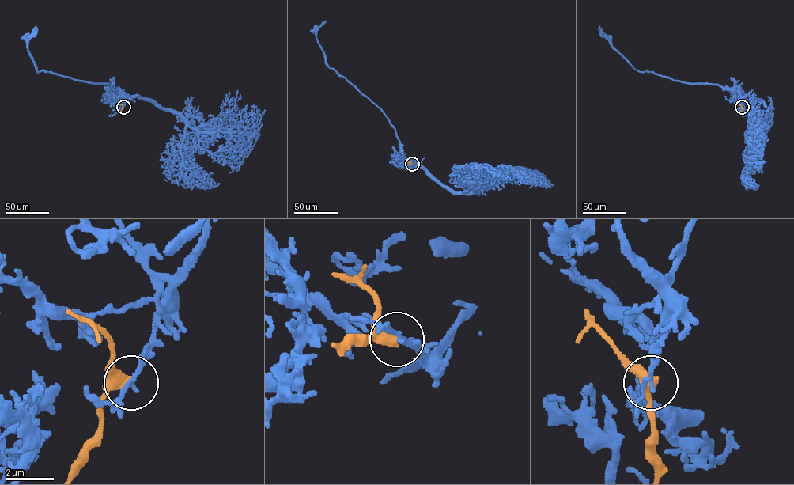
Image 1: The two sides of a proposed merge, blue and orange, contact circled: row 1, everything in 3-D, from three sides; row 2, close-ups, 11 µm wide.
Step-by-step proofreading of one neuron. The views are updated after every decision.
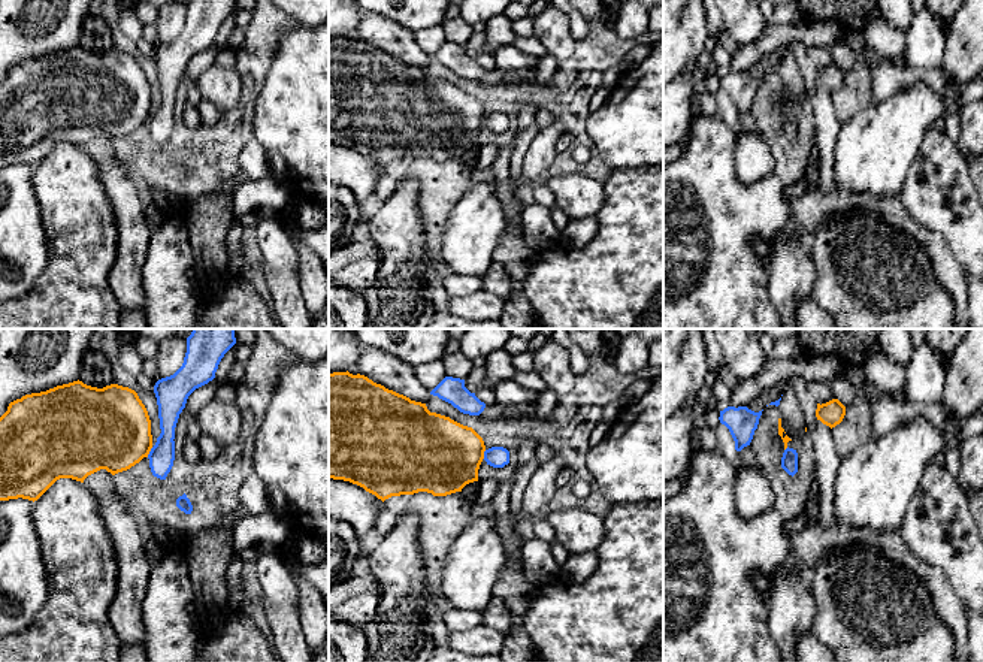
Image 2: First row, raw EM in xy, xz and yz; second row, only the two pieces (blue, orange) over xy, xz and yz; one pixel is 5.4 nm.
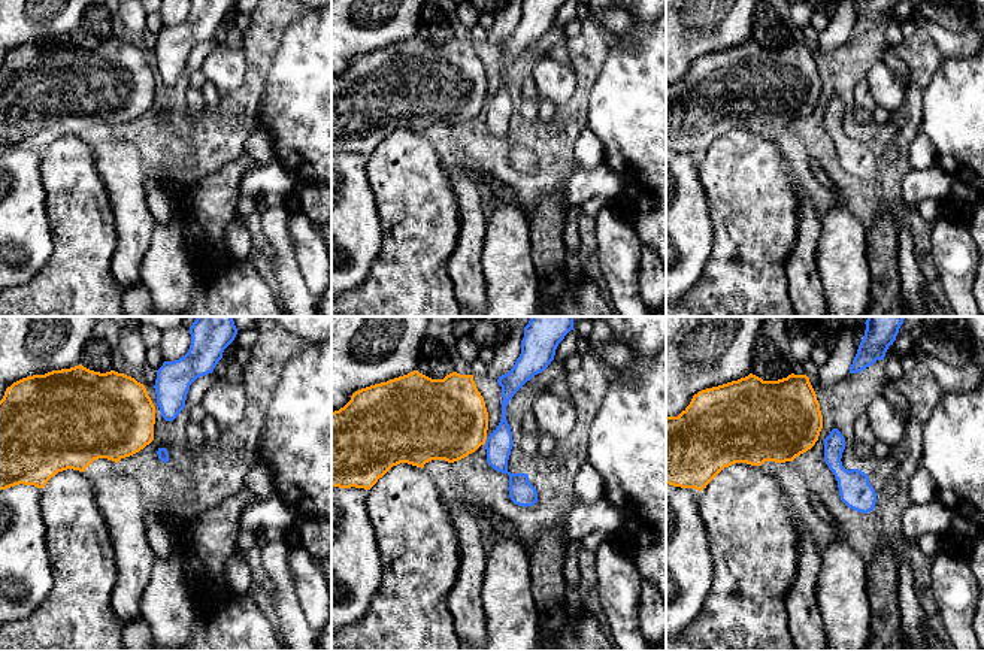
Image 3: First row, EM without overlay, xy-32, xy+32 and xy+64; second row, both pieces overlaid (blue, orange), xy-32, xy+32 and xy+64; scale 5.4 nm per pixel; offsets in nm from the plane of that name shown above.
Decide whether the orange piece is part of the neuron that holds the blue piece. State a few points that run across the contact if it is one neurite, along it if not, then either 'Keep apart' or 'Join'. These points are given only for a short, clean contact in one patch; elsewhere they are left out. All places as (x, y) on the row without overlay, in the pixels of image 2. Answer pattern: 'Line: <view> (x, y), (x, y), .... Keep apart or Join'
Line: xy (153, 112), (147, 121). Keep apart

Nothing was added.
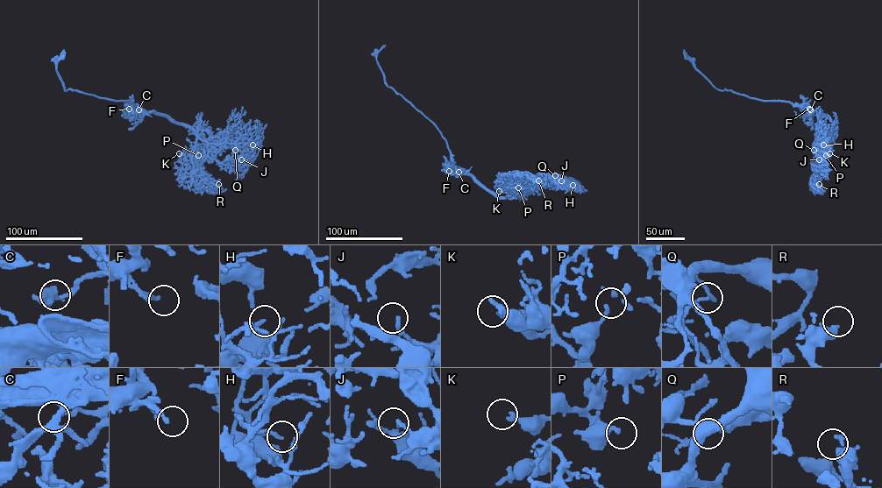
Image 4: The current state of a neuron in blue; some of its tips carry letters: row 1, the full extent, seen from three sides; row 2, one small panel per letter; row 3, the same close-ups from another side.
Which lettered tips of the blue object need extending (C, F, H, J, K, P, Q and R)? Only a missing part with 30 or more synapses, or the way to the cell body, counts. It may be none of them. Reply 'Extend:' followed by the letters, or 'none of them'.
Extend: none of them

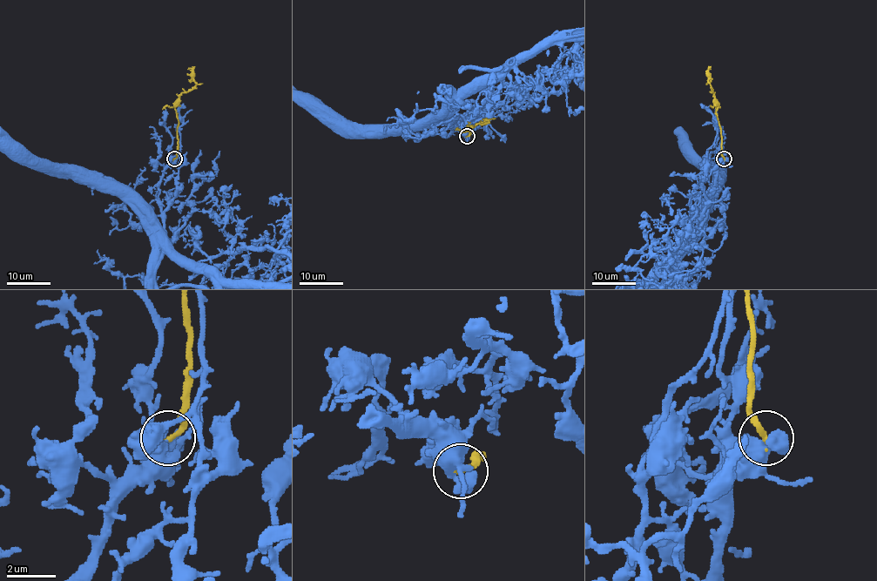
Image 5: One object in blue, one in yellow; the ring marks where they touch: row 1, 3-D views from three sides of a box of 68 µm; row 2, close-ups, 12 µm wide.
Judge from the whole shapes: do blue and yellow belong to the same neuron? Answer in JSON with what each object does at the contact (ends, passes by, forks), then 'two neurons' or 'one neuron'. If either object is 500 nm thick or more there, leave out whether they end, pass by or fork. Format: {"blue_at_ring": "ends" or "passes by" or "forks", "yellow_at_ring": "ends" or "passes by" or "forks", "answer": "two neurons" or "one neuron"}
{"blue_at_ring": "passes by", "yellow_at_ring": "ends", "answer": "one neuron"}

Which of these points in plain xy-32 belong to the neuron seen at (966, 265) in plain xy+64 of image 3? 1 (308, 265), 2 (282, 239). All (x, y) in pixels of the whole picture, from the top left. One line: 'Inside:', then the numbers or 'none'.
Inside: 2

